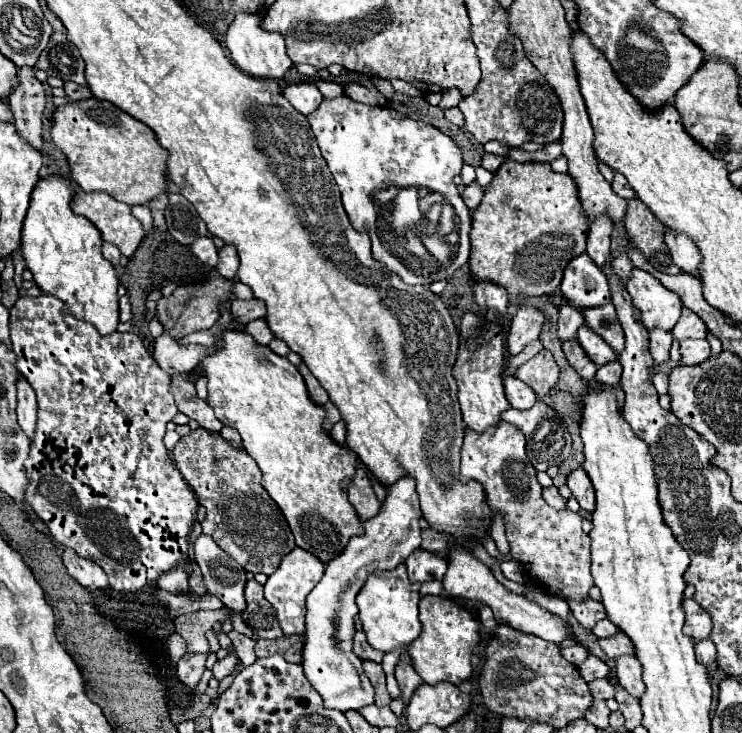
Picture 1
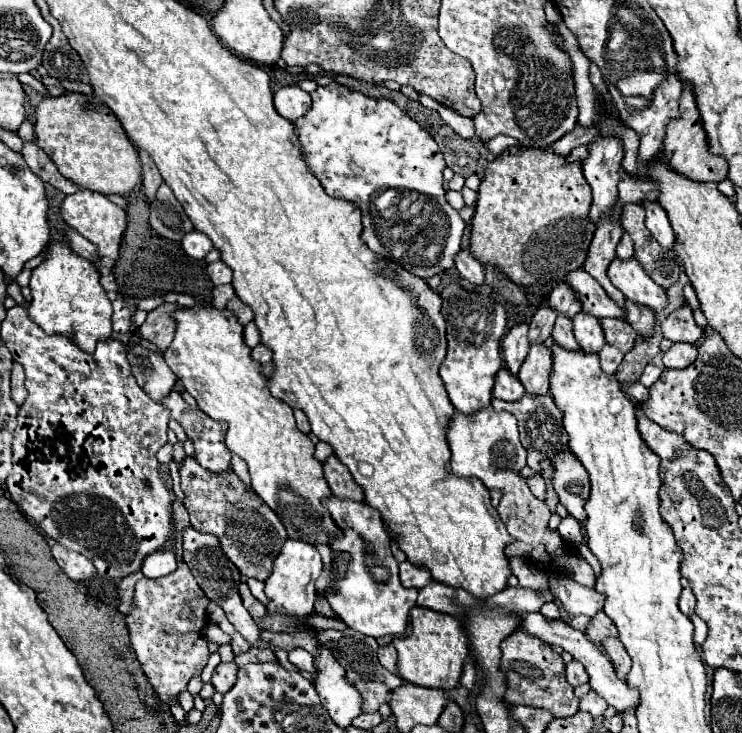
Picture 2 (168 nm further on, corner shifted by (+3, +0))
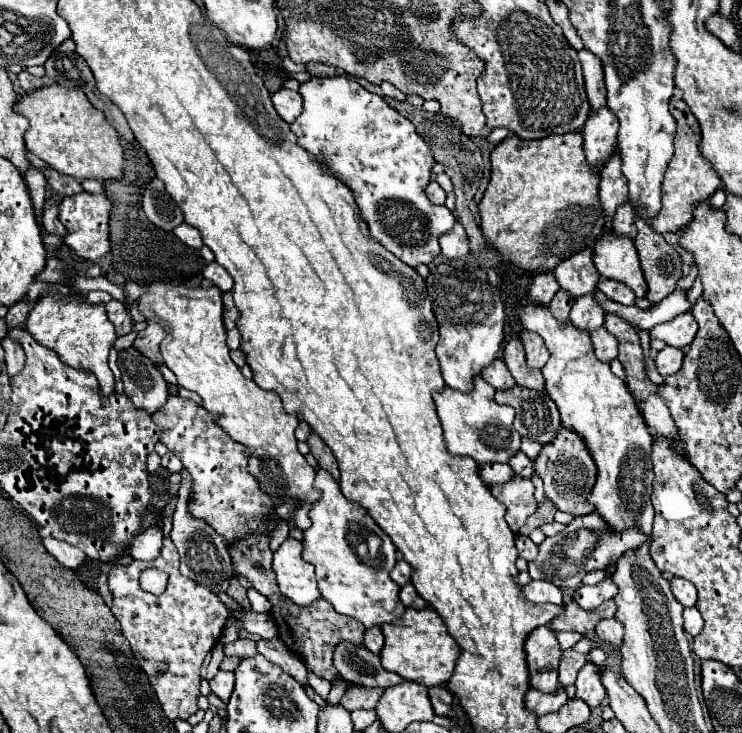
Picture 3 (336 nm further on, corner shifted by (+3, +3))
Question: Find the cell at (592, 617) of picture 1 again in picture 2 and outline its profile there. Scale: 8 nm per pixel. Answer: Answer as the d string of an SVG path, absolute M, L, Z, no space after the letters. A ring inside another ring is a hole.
M549 576L549 586L551 594L561 602L563 610L569 616L595 616L597 612L603 610L603 594L595 592L593 588L585 588L567 576Z

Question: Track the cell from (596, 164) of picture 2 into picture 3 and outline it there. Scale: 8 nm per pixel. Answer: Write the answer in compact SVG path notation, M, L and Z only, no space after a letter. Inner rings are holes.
M601 107L591 113L591 117L583 127L587 161L605 163L615 153L617 129L619 129L619 121L609 107Z

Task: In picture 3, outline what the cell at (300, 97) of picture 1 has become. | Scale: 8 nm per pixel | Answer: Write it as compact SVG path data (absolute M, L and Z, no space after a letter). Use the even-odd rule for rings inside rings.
M279 89L275 95L271 95L271 101L273 101L273 107L279 113L279 117L287 123L293 123L303 109L303 103L301 103L301 97L297 91Z

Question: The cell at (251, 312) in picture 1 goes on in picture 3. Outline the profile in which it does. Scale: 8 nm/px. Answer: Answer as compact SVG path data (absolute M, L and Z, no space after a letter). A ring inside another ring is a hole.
M231 291L223 293L223 325L225 329L233 329L235 327L235 321L239 317L239 311L235 309L235 303L233 303L233 297L231 297Z

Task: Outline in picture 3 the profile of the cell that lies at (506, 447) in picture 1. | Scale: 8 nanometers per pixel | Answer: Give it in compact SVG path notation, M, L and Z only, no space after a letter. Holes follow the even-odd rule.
M481 375L473 379L473 389L469 393L455 391L455 389L451 389L447 385L439 393L435 391L433 399L435 399L435 405L437 405L437 415L439 415L441 425L443 425L445 443L447 443L447 449L449 449L451 455L467 455L467 457L475 459L479 465L485 465L485 463L507 463L515 455L515 451L519 449L519 441L521 441L521 435L513 429L515 411L509 405L497 405L493 395L495 395L495 389Z

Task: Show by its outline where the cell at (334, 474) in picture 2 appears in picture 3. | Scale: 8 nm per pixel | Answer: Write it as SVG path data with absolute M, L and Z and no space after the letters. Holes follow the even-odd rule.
M311 431L309 439L307 439L307 445L309 445L313 457L319 461L319 467L327 469L335 479L339 479L339 473L337 473L337 471L339 471L339 467L337 467L337 459L335 459L333 451L327 447L327 443L325 443L315 431Z

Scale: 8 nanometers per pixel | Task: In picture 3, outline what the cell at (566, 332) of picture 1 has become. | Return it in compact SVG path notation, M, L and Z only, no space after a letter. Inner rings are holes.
M583 249L565 261L561 261L553 269L561 289L571 293L571 297L581 297L587 293L593 293L599 281L599 271L593 265L593 253L591 249Z

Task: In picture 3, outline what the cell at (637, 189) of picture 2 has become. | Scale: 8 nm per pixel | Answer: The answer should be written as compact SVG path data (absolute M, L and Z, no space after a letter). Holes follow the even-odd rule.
M673 99L669 103L669 109L677 121L677 131L675 131L675 139L673 139L675 155L669 161L664 173L663 185L661 185L661 209L657 216L649 221L650 226L657 233L679 233L681 229L685 229L693 217L695 205L709 199L721 187L721 177L715 173L713 165L699 151L701 129L699 129L699 121L691 113L689 105L681 99L679 101Z

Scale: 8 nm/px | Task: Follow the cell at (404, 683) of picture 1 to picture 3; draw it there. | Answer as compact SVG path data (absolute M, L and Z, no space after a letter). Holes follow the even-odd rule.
M379 625L365 629L365 647L371 649L371 653L375 653L375 655L383 649L383 633L381 633Z

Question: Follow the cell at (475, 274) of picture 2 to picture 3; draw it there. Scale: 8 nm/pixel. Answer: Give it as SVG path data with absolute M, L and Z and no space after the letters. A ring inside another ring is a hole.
M457 221L451 231L447 231L445 235L439 237L439 245L441 245L441 253L447 259L459 259L459 257L467 255L469 253L469 241L467 241L463 225Z

